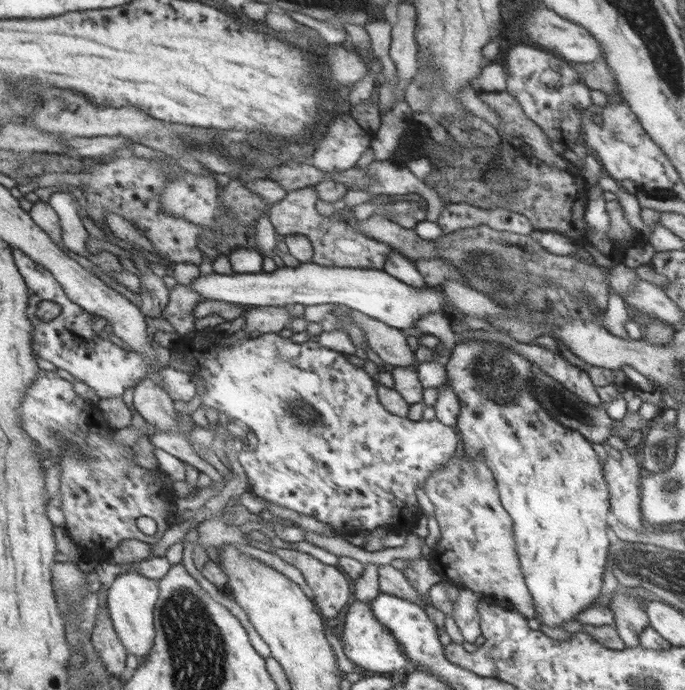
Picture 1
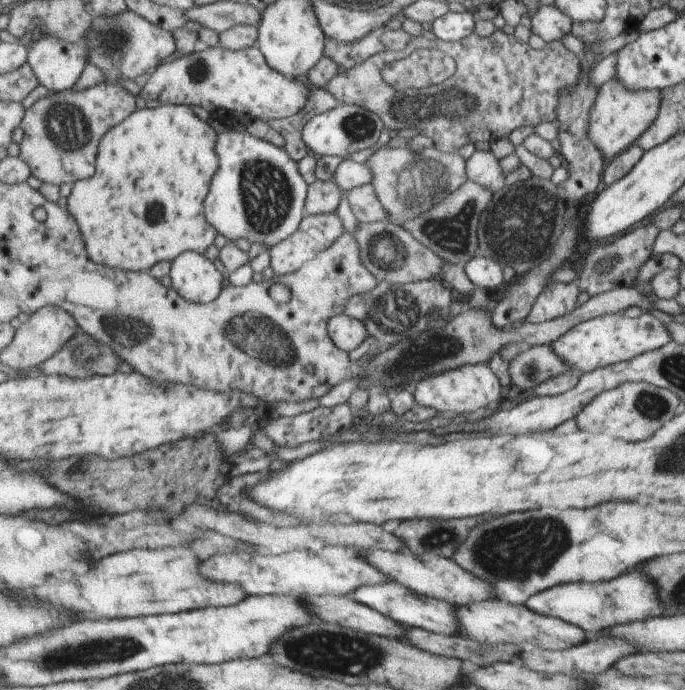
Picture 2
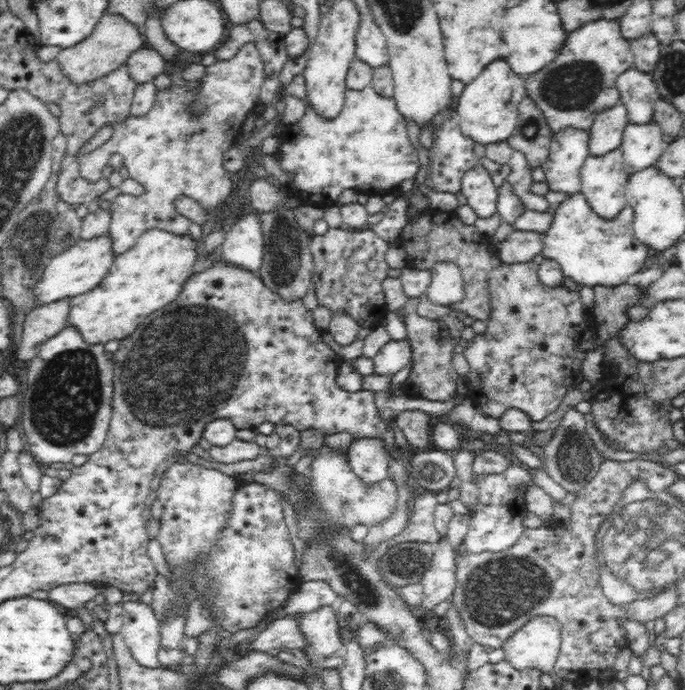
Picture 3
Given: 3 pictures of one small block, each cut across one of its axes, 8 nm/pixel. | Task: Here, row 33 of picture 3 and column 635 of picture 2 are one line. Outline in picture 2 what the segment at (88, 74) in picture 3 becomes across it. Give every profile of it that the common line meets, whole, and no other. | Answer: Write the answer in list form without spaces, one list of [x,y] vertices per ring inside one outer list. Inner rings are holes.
[[[615,76],[602,84],[591,106],[590,123],[587,124],[587,138],[603,152],[603,159],[610,160],[618,152],[633,144],[654,123],[659,114],[660,90],[625,90]]]

